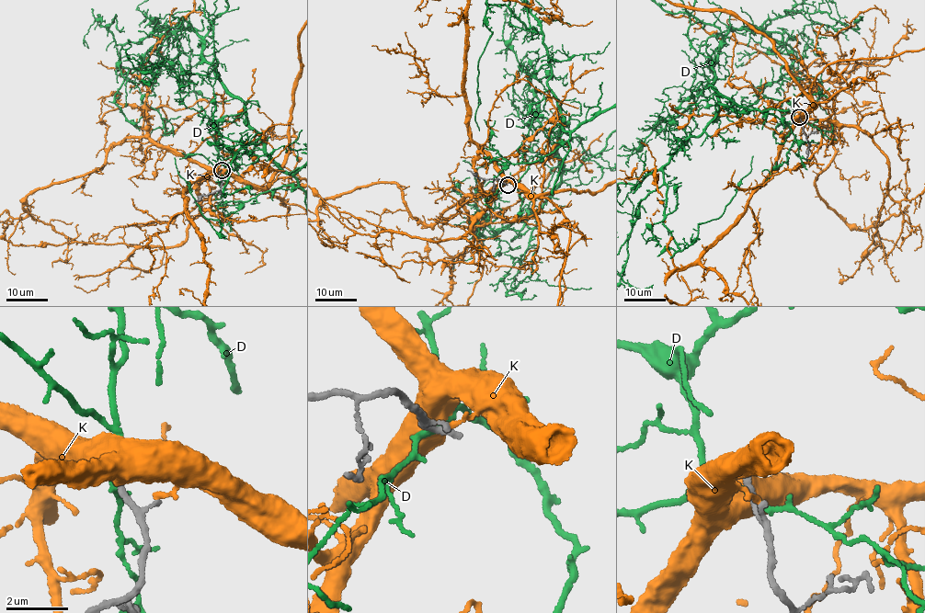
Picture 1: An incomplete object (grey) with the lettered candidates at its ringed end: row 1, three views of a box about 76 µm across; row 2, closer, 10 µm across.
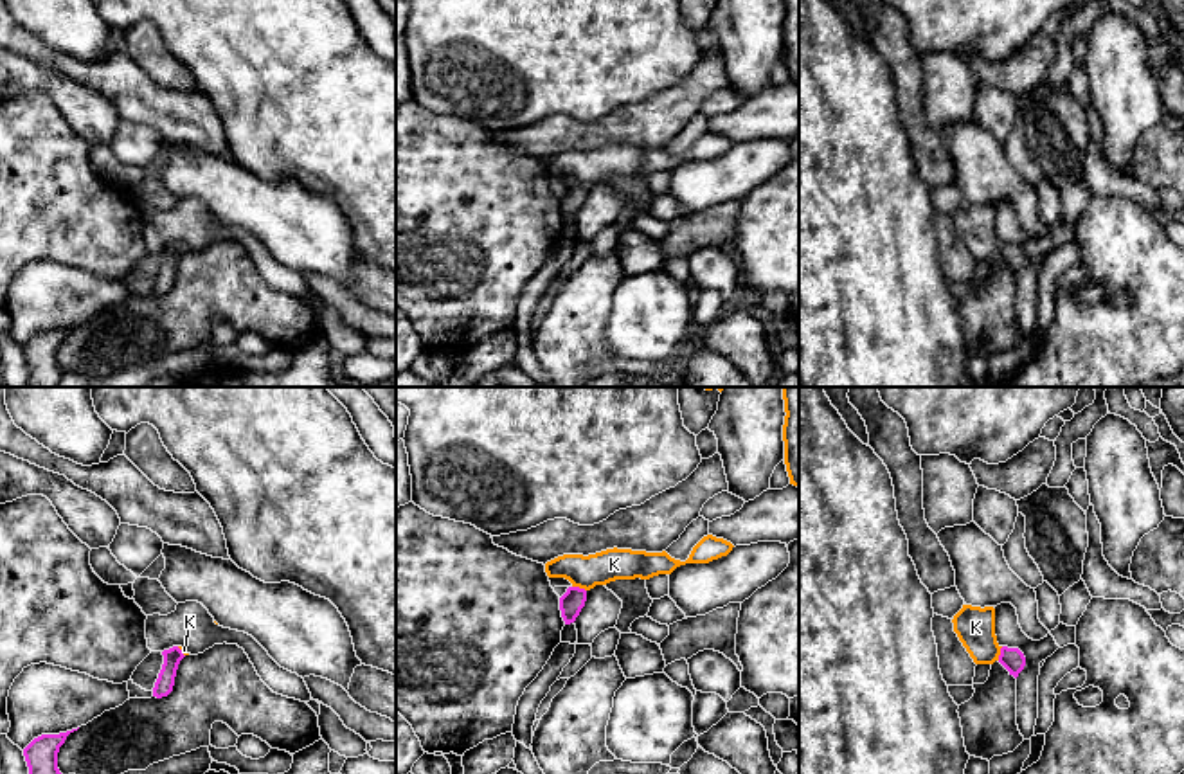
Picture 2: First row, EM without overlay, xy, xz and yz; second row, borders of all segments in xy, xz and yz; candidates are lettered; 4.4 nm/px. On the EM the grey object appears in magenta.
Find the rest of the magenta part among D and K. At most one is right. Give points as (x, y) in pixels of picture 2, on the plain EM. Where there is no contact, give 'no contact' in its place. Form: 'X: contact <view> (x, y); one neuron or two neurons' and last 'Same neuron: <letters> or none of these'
D: no contact; two neurons
K: contact xz (578, 184); two neurons
Same neuron: none of these

